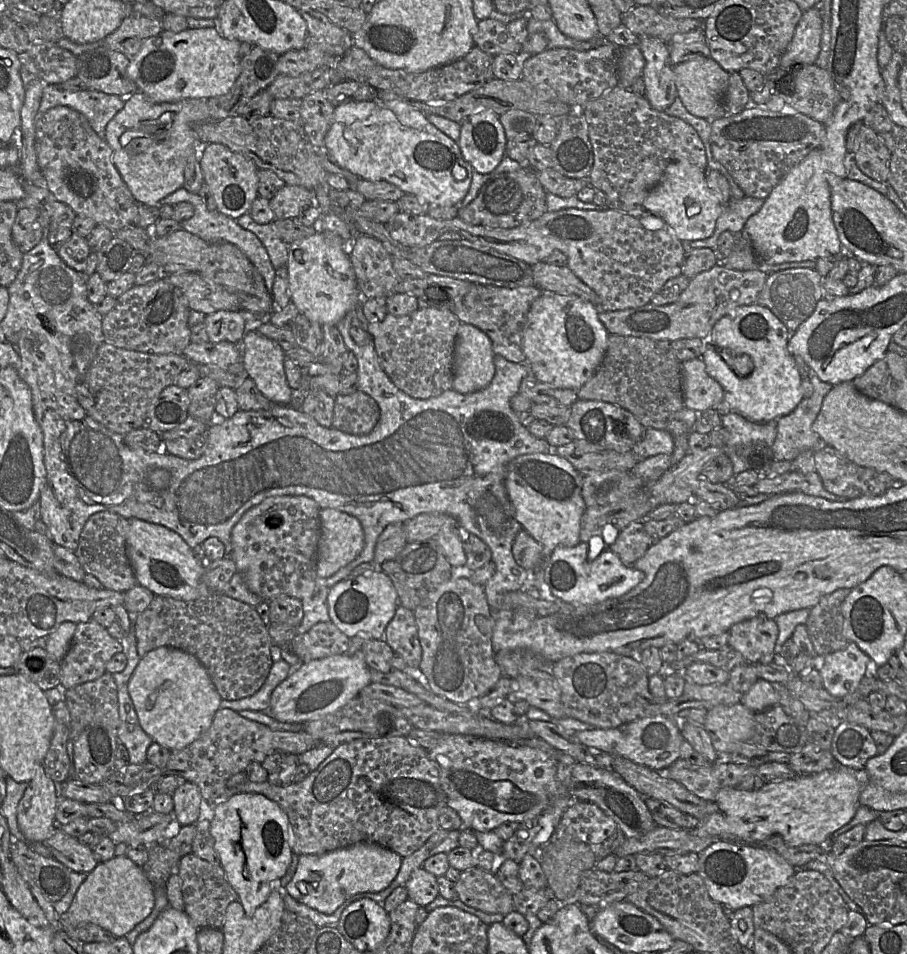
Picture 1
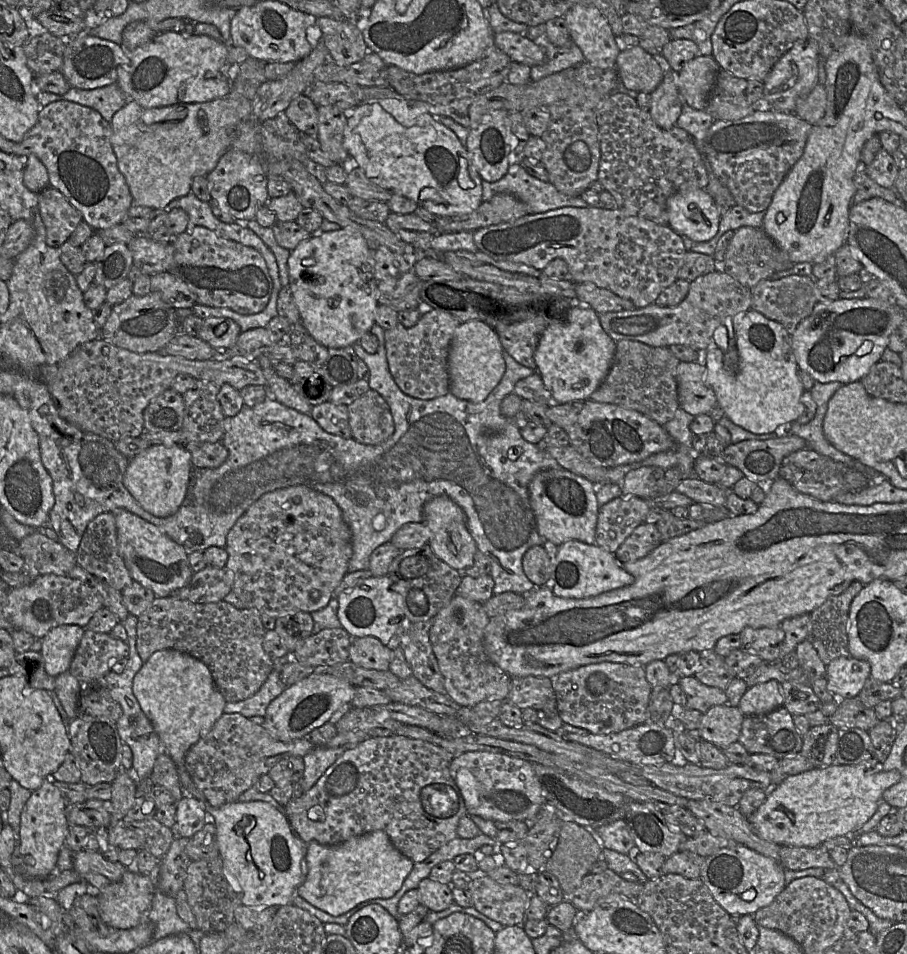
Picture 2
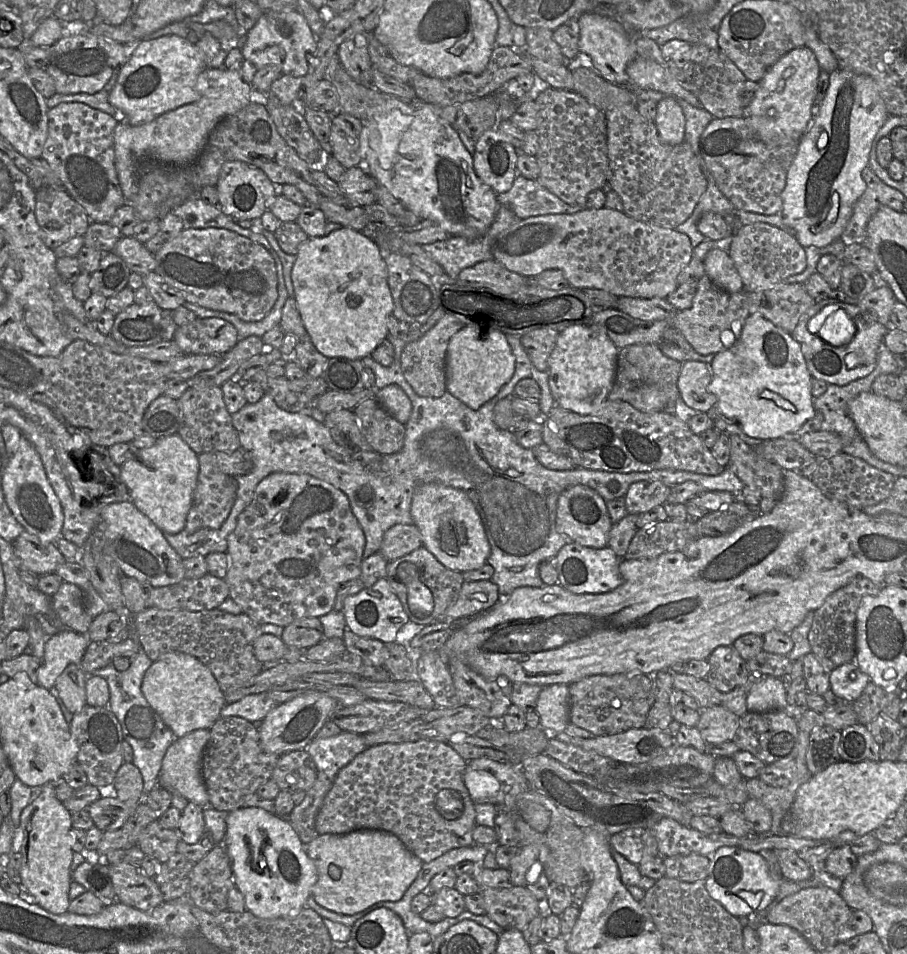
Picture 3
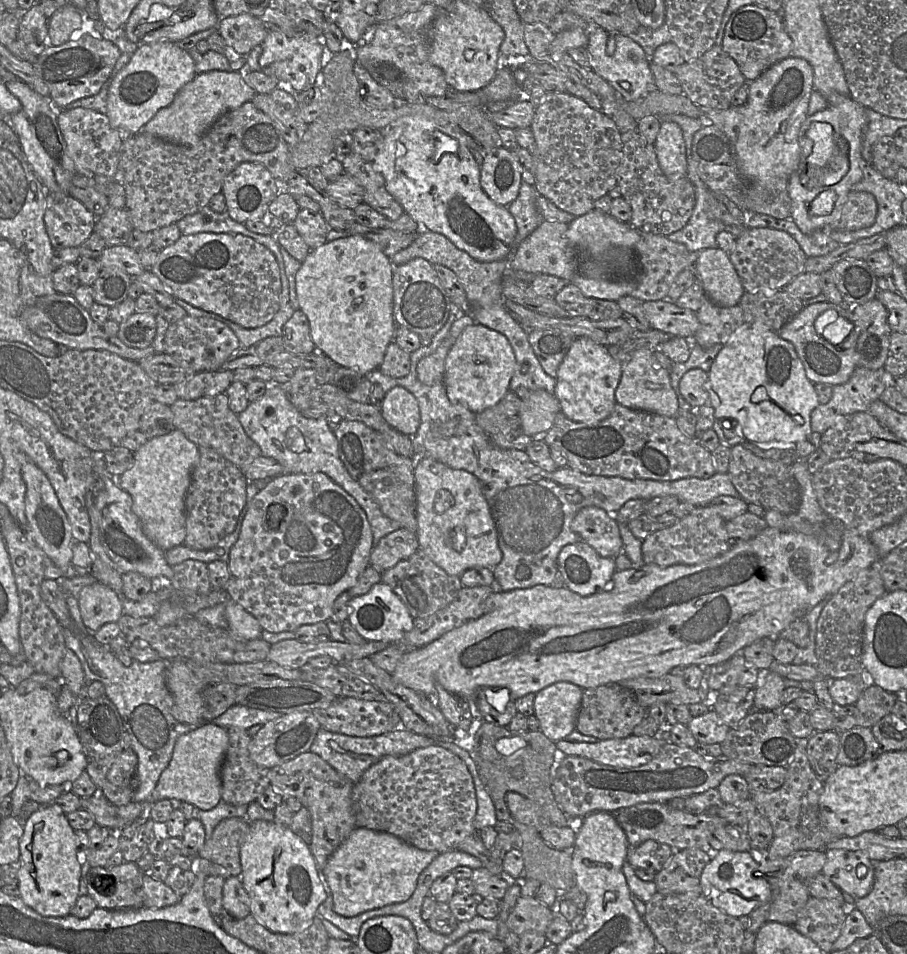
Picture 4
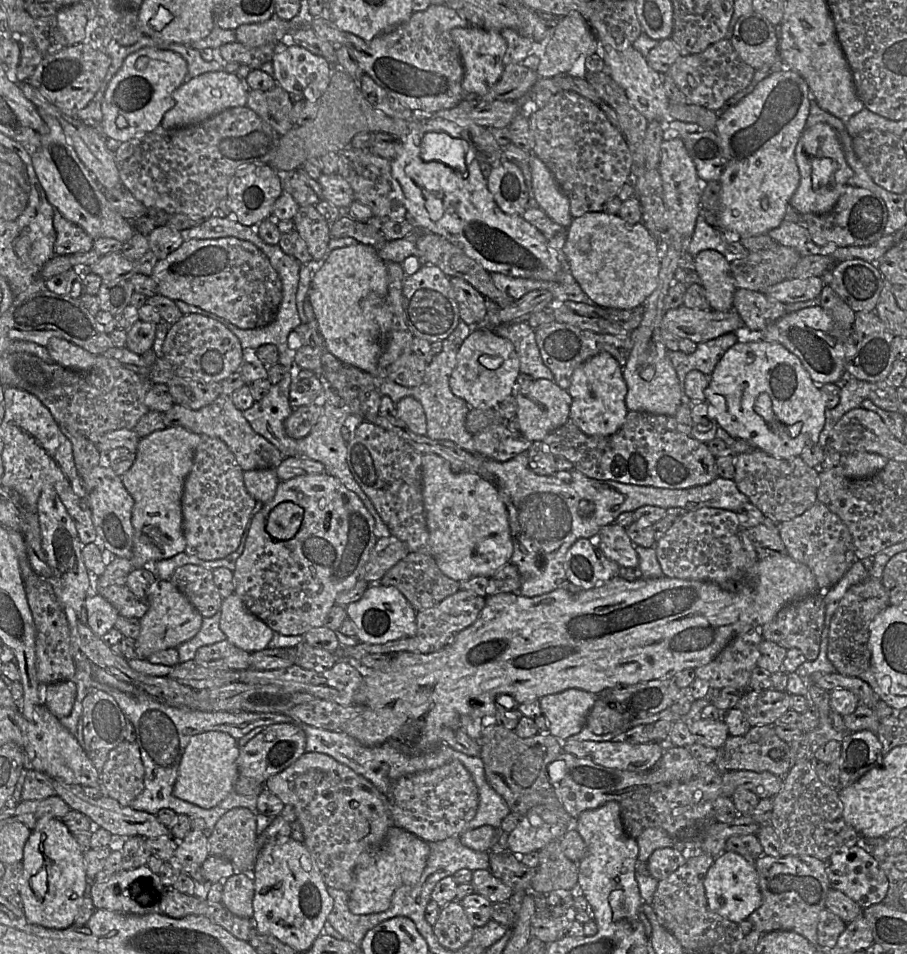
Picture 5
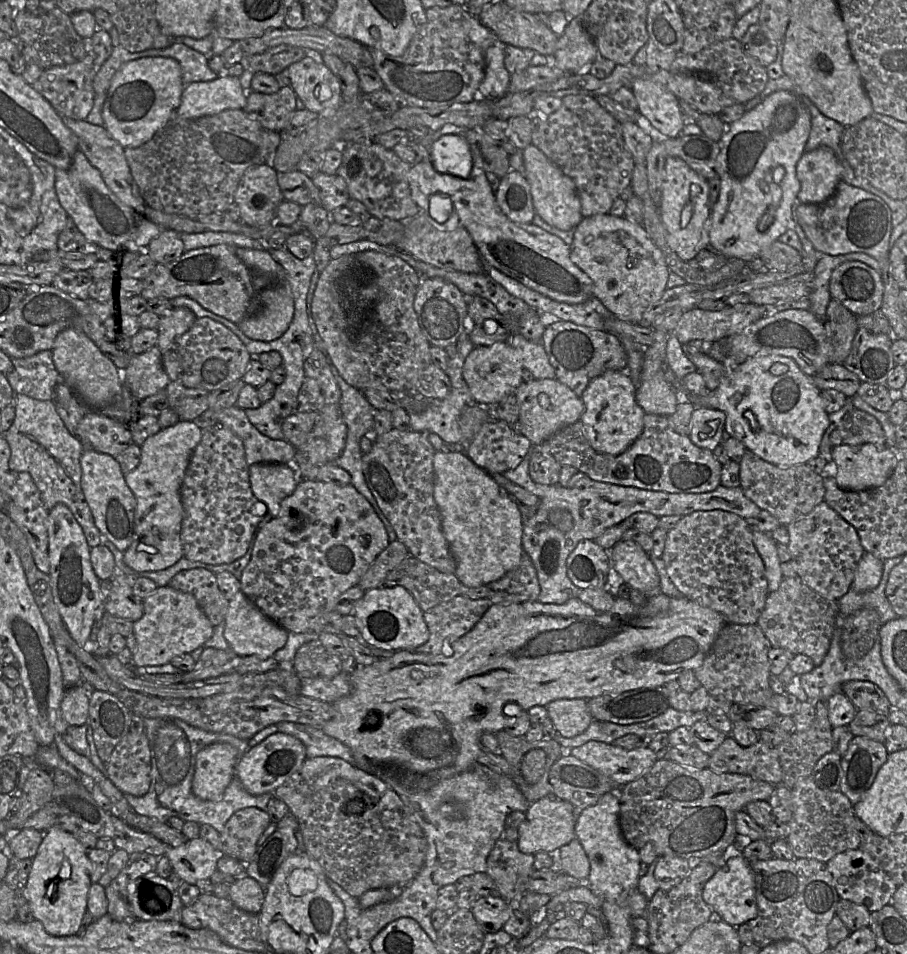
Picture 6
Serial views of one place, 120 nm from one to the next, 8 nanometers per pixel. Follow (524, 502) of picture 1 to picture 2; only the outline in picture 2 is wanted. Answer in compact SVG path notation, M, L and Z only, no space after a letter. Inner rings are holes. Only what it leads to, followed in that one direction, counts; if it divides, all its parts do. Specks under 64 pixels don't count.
M546 469L538 472L528 486L531 508L539 534L556 546L576 540L595 544L599 504L596 486L586 478L565 469Z

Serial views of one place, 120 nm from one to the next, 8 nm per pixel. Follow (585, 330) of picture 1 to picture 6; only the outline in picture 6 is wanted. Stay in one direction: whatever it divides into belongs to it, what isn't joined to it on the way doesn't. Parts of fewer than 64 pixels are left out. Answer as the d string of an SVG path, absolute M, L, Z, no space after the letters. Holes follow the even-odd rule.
M608 370L590 381L581 395L584 412L580 422L590 445L598 452L619 455L626 451L643 431L644 410L635 400L636 389L629 376Z

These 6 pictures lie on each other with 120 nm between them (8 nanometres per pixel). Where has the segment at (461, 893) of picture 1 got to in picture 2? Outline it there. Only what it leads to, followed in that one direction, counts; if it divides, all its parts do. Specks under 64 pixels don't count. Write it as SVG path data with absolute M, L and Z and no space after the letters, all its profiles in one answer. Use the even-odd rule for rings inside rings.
M486 873L472 875L467 890L473 907L503 926L522 925L530 894L519 885L500 884Z

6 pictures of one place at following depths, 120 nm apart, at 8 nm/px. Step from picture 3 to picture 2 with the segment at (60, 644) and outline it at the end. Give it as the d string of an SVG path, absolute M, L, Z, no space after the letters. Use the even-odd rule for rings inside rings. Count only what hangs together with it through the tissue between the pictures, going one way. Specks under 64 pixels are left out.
M61 625L42 639L41 655L47 674L57 677L69 670L84 631L78 625Z

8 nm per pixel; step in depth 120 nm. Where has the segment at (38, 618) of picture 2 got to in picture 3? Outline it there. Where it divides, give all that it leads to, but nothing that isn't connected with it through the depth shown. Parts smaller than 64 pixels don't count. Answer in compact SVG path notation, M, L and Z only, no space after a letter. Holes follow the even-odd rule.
M64 582L51 596L52 608L64 627L69 630L87 633L93 622L84 604L84 593L79 586Z

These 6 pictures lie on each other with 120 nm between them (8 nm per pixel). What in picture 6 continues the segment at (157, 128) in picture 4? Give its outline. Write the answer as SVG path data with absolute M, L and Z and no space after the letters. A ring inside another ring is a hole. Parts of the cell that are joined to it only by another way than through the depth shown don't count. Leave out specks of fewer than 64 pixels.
M224 75L204 82L193 82L184 86L180 106L174 116L195 119L210 116L224 110L243 109L247 92L237 76Z

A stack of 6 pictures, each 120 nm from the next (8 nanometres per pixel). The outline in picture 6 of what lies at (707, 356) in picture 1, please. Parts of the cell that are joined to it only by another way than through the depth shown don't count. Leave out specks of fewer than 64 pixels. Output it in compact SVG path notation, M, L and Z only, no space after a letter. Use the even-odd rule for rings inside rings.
M768 355L746 359L737 367L730 369L716 389L707 392L704 396L691 395L691 401L695 404L695 408L706 407L723 411L726 416L726 433L739 440L748 451L753 452L762 460L779 467L806 464L810 459L819 456L822 437L829 426L828 413L825 411L821 390L792 358L784 356ZM746 411L754 414L759 424L757 431L750 428L744 416Z

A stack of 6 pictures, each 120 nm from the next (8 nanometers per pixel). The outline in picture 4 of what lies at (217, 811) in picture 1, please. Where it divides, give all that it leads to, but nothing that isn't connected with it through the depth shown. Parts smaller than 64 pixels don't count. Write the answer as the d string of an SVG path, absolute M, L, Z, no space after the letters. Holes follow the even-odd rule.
M273 821L250 822L248 838L240 849L240 859L242 871L239 877L250 898L250 914L259 924L274 933L282 934L302 932L312 924L327 894L311 850L299 836L290 828L281 827Z

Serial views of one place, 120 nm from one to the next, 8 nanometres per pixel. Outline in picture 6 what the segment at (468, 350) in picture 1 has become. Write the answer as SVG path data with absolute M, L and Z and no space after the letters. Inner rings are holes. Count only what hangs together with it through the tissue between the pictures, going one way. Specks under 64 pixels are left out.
M506 342L492 346L476 346L466 357L462 375L476 404L487 406L499 404L504 398L516 392L522 381L522 357Z

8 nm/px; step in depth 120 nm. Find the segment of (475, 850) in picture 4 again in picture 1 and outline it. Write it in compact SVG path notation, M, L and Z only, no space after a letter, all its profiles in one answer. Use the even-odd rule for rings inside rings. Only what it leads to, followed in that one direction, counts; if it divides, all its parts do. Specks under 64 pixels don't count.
M399 736L376 739L357 739L349 743L341 744L334 748L332 753L315 770L311 771L305 779L298 783L291 783L287 786L279 787L271 785L267 781L263 783L255 783L247 780L234 788L241 793L261 794L275 802L285 812L290 825L292 852L298 856L305 854L321 855L357 843L367 842L383 846L404 858L417 851L440 829L438 817L442 809L447 807L447 796L440 784L437 764L429 758L426 749L412 744L406 737Z

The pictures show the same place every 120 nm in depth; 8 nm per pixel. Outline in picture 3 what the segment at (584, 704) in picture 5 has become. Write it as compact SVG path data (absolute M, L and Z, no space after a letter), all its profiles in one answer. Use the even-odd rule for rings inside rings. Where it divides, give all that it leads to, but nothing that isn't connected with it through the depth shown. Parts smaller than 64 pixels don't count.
M553 684L542 688L535 707L540 728L555 737L565 731L569 719L569 685Z

